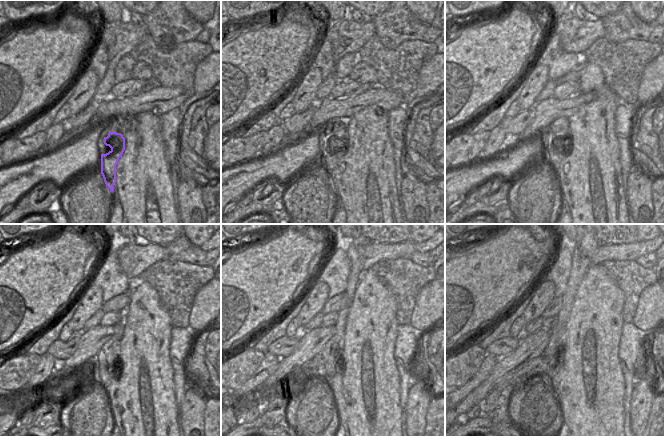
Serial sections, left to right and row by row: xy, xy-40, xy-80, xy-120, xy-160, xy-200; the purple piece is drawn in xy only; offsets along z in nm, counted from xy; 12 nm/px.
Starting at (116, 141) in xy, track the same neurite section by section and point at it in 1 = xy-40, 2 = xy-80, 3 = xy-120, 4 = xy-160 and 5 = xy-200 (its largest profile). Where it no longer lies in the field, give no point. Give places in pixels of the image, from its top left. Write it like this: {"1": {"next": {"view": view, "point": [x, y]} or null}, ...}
{"1": {"next": {"view": "xy-40", "point": [336, 129]}}, "2": {"next": {"view": "xy-80", "point": [559, 130]}}, "3": {"next": {"view": "xy-120", "point": [109, 353]}}, "4": {"next": {"view": "xy-160", "point": [331, 353]}}, "5": {"next": {"view": "xy-200", "point": [585, 244]}}}

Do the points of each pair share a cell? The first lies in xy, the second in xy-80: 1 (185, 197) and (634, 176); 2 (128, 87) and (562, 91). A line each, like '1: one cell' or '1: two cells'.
1: one cell
2: one cell

